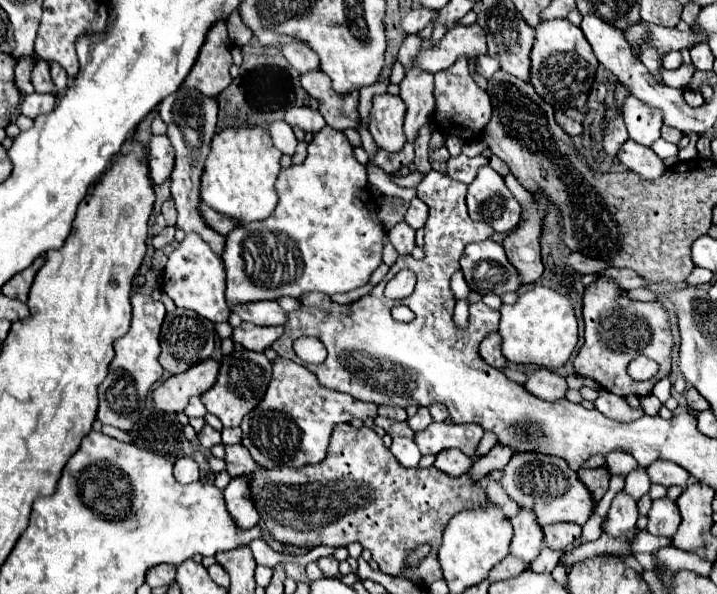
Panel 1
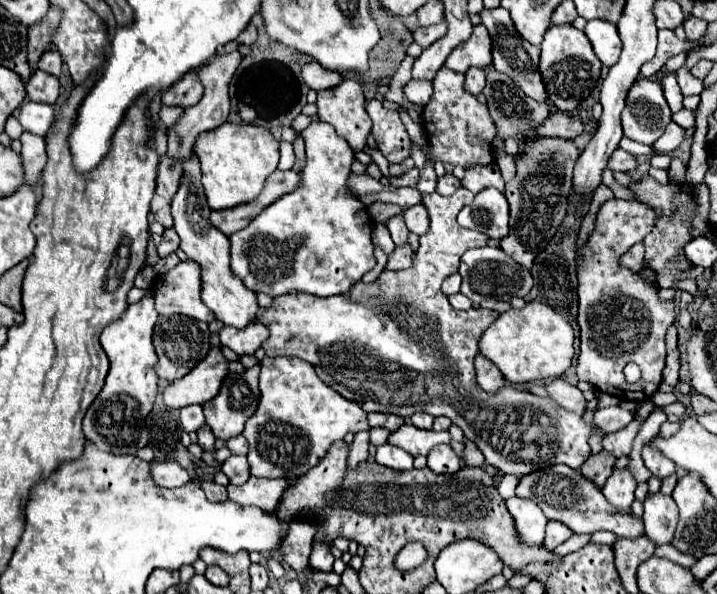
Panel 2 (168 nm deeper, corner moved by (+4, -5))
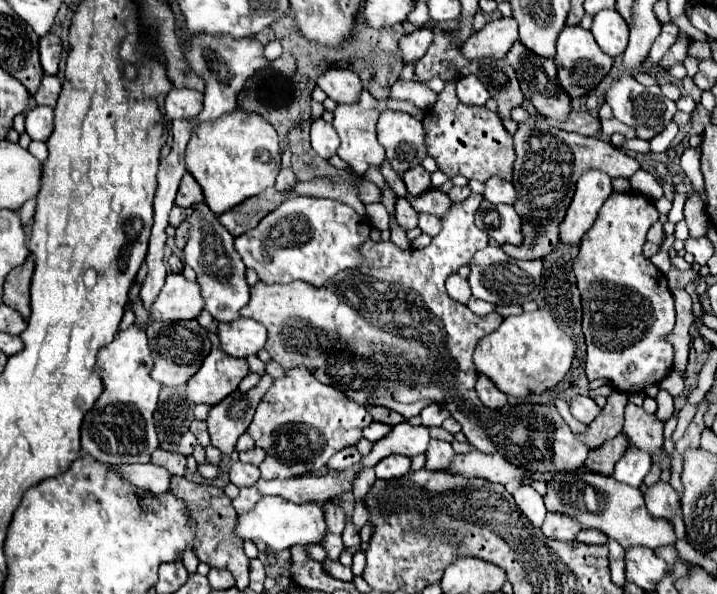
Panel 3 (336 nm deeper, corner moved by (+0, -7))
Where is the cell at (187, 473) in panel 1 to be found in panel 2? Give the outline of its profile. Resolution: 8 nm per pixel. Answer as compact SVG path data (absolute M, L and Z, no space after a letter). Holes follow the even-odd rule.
M151 462L151 478L161 488L177 488L191 482L189 474L177 462Z

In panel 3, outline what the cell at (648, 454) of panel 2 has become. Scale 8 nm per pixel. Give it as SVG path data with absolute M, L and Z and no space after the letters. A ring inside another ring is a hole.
M629 402L625 406L625 428L623 432L627 438L637 446L643 448L643 452L651 454L655 460L663 452L663 422L659 422L655 416L649 416L643 412L643 408Z

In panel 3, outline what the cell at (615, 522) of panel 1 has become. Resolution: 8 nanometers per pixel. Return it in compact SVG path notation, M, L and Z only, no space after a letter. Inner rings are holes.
M635 448L635 450L627 450L623 454L623 458L615 464L613 478L617 482L639 488L649 470L651 470L651 456L639 448Z

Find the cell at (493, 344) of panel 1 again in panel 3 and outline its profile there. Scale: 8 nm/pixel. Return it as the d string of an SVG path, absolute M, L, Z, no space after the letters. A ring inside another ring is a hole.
M487 376L477 378L477 386L475 386L479 400L487 406L487 408L503 408L507 404L507 396L503 392L499 392L495 388L495 384L491 384L491 380L487 380Z

